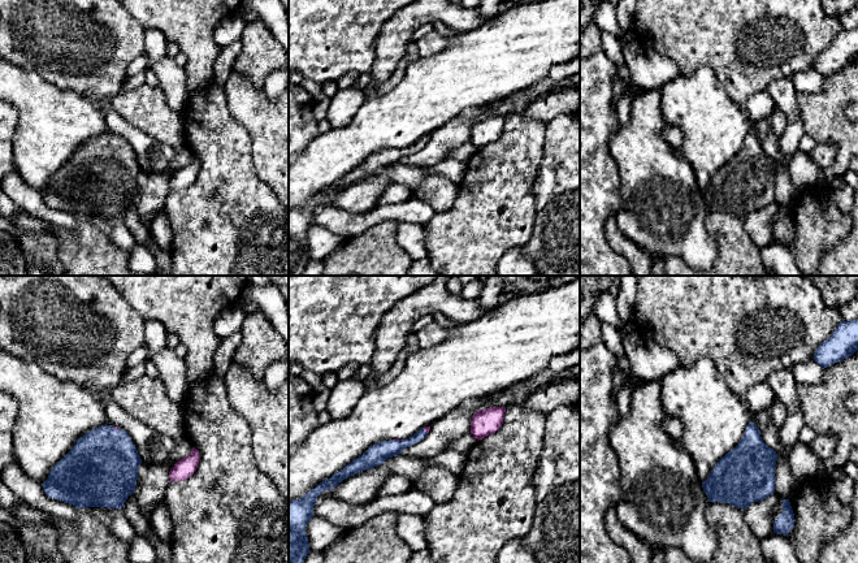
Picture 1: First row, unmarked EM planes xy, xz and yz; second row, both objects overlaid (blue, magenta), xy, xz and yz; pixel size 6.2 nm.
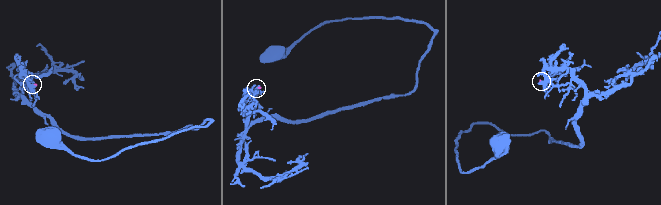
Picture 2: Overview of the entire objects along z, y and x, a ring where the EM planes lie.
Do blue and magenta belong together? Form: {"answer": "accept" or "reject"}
{"answer": "accept"}

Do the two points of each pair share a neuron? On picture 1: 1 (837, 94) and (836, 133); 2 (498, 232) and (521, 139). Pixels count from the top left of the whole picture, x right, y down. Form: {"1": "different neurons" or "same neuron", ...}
{"1": "same neuron", "2": "same neuron"}

